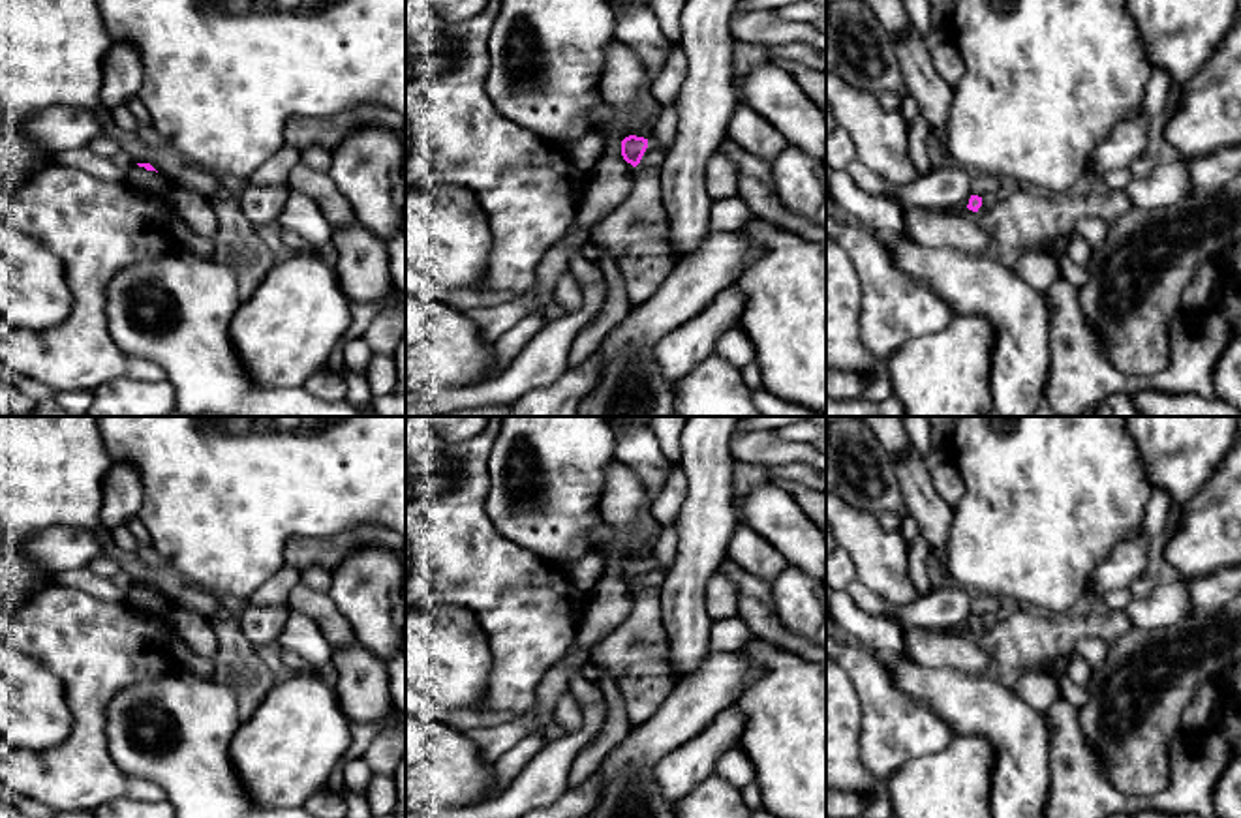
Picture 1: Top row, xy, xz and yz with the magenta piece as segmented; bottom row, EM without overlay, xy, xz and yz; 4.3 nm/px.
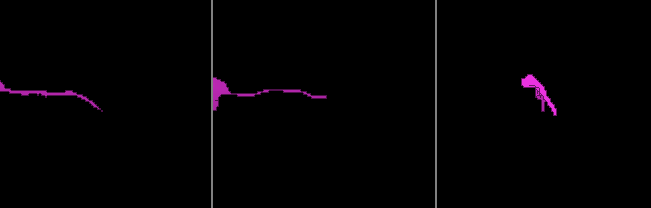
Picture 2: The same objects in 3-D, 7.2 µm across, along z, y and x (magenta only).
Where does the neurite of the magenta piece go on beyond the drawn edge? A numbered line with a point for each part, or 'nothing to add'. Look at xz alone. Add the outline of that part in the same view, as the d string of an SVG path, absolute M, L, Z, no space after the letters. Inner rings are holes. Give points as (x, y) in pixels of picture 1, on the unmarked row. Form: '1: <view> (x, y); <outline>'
1: xz (654, 576); M648 565L640 583L648 587L659 587L665 580L665 572L659 567Z

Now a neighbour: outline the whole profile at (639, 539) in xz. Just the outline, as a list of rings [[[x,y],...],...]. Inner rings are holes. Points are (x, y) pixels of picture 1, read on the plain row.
[[[646,493],[640,512],[625,531],[603,520],[586,533],[586,540],[599,553],[625,552],[648,559],[663,533],[663,525],[653,516],[655,499]]]

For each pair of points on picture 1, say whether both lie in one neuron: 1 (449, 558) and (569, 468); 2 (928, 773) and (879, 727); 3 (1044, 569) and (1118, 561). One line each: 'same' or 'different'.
1: different
2: different
3: different

